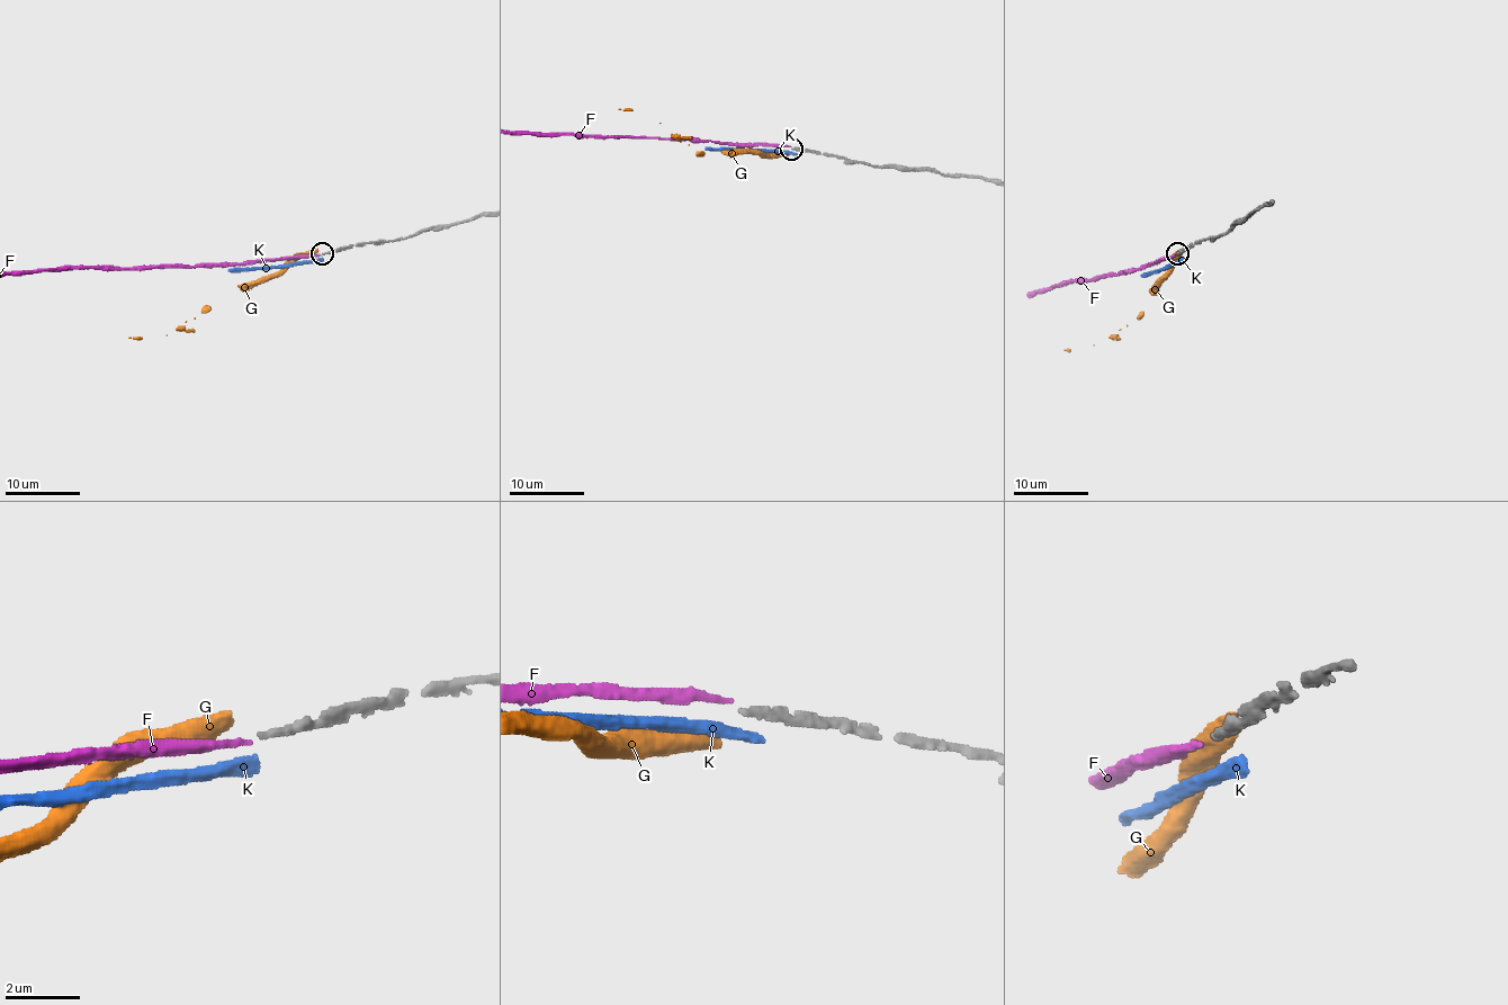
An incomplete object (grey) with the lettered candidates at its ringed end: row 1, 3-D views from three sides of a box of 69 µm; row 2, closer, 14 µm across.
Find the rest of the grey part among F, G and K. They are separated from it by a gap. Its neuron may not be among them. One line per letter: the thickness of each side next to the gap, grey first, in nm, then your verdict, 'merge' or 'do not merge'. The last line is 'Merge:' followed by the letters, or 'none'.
F: 200 nm thick on the grey side, 160 nm on the other; merge
G: 200 nm thick on the grey side, 480 nm on the other; do not merge
K: 200 nm thick on the grey side, 360 nm on the other; do not merge
Merge: F

